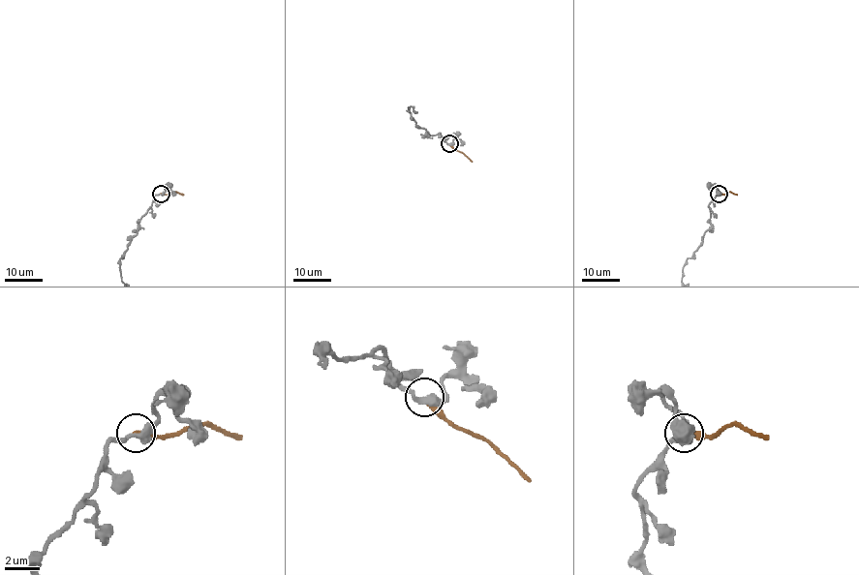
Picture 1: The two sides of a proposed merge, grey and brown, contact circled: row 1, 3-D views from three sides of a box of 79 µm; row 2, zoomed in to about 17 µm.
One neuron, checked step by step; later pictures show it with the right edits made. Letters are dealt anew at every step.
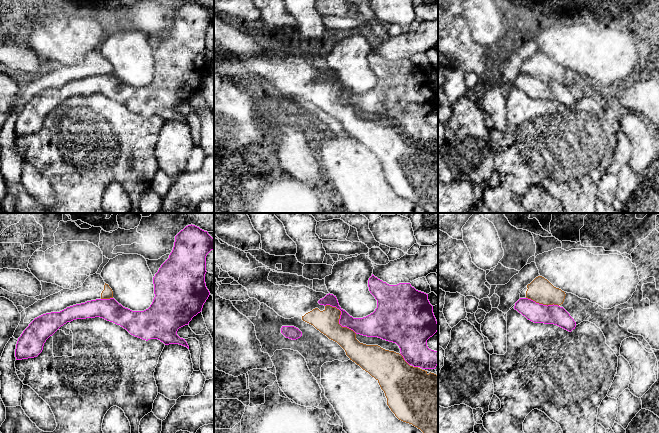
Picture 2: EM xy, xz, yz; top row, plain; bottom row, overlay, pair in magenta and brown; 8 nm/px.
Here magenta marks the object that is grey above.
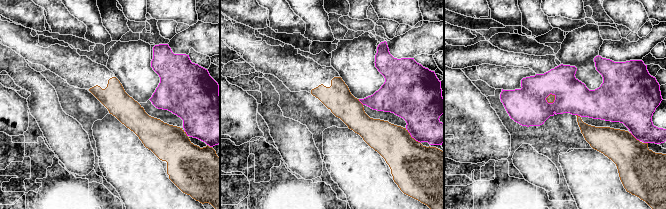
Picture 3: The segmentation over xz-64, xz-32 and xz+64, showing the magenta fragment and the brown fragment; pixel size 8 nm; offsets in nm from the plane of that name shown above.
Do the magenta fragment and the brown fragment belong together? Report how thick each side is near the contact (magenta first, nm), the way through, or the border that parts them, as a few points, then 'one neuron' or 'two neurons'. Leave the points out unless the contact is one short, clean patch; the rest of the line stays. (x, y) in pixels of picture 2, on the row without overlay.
calibres 170 and 190 nm; border xz (325, 81), (336, 83), (340, 87), (339, 99), (356, 109); two neurons

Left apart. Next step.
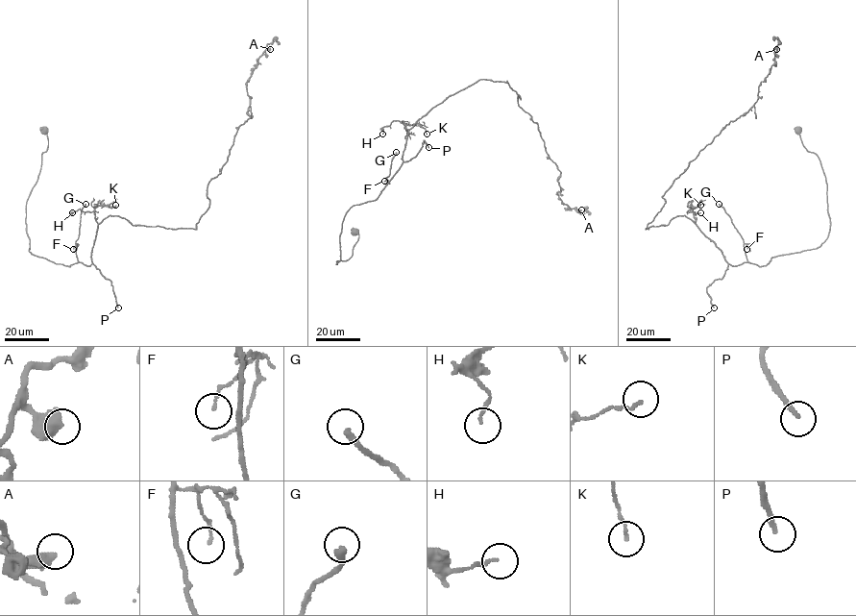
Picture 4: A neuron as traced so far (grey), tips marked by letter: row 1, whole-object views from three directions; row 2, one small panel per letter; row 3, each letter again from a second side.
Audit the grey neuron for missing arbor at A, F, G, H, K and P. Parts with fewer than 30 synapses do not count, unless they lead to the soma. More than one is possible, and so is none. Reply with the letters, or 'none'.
G, P

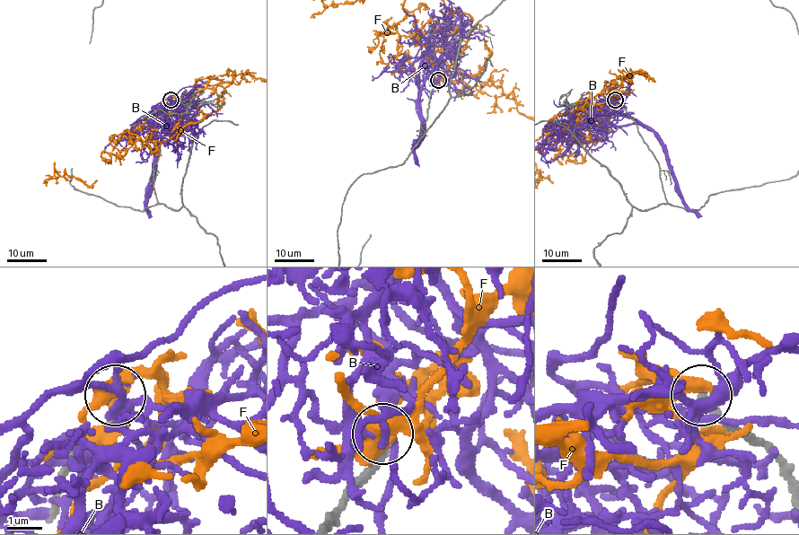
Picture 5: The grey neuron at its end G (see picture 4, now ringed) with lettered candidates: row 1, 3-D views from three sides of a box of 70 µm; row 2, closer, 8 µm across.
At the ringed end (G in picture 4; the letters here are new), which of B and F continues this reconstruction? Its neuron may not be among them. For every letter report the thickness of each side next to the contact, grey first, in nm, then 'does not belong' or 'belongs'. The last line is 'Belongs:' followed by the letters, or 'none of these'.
B: 320 nm thick on the grey side, 190 nm on the other; does not belong
F: 220 nm thick on the grey side, 400 nm on the other; does not belong
Belongs: none of these

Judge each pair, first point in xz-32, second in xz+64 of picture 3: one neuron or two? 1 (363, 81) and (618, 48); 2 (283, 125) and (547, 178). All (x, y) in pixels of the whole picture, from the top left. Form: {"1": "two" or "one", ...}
{"1": "two", "2": "one"}

